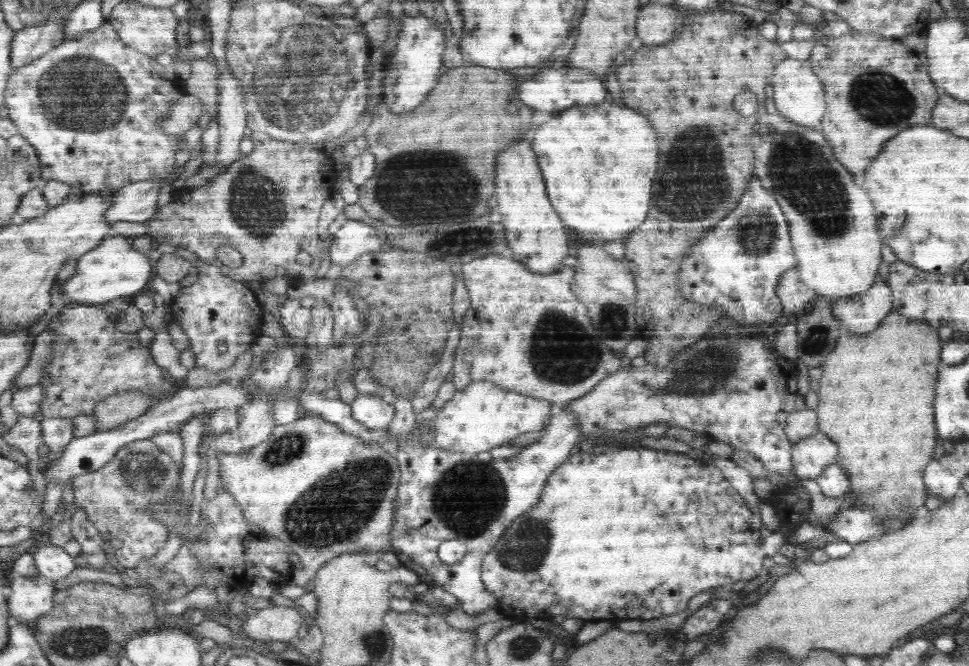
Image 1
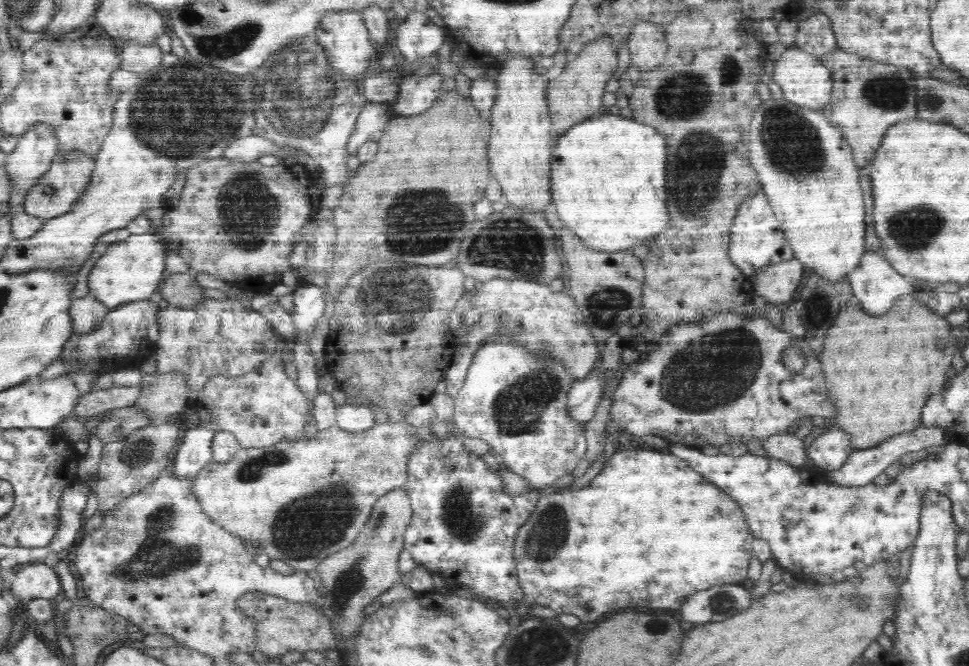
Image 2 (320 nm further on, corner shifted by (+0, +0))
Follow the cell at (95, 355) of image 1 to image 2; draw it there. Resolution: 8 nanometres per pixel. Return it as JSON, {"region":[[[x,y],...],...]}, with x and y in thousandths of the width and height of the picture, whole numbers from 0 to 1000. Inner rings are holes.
{"region":[[[94,443],[77,449],[71,467],[74,480],[74,502],[89,502],[103,491],[111,468],[112,464]]]}

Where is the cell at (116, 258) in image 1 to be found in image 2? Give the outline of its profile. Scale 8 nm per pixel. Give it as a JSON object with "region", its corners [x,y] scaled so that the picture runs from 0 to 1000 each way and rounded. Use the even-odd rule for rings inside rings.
{"region":[[[136,351],[124,363],[116,365],[98,393],[91,414],[93,443],[112,465],[140,452],[154,450],[163,438],[172,414],[173,372],[163,351]]]}

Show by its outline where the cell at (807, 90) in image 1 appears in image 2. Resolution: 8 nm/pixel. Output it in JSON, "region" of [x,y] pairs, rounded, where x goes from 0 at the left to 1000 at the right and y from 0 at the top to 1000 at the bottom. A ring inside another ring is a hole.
{"region":[[[821,69],[812,71],[794,110],[803,144],[824,159],[846,165],[859,147],[860,123],[857,104],[848,96],[845,86],[838,84]]]}

